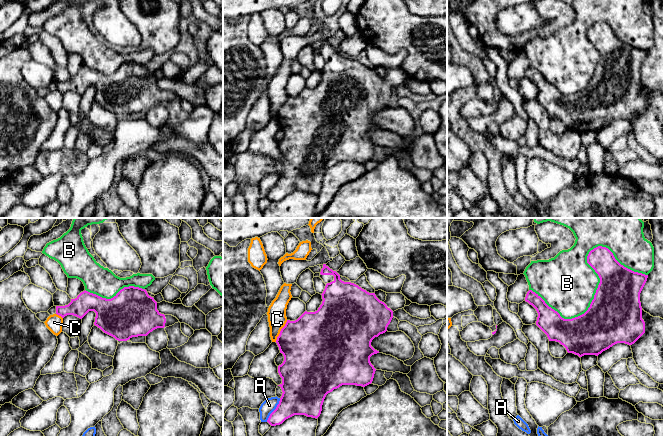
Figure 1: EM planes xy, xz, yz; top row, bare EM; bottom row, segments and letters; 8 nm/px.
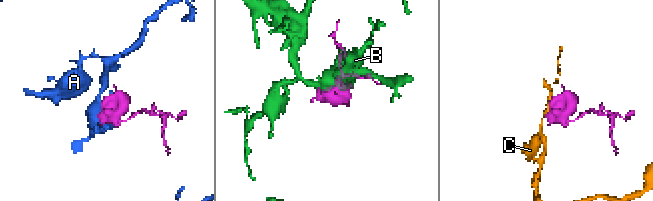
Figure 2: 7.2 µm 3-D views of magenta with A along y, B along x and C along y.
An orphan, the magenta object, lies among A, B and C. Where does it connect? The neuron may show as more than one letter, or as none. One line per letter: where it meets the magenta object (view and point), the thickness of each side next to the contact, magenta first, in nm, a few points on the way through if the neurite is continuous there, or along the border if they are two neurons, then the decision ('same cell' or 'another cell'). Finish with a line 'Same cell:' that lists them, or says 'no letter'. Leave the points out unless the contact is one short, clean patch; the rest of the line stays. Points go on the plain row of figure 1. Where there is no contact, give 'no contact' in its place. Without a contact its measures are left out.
A: meets magenta in xz at (274, 186); 300 nm thick on the magenta side, 110 nm on the other; border along xz (280, 174), (276, 184), (266, 197); another cell
B: meets magenta in yz at (600, 56); 380 nm thick on the magenta side, 440 nm on the other; another cell
C: meets magenta in xz at (280, 107); 440 nm thick on the magenta side, 150 nm on the other; another cell
Same cell: no letter

